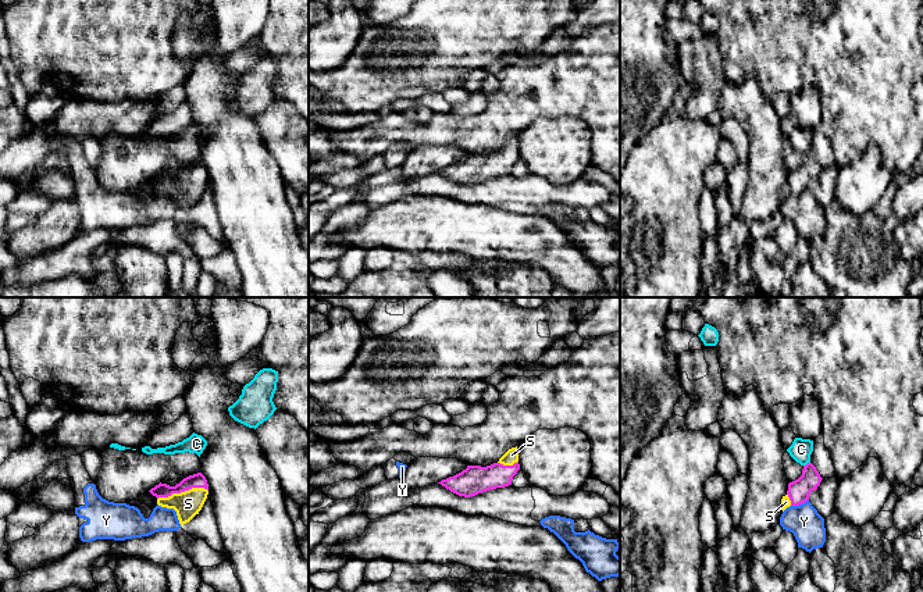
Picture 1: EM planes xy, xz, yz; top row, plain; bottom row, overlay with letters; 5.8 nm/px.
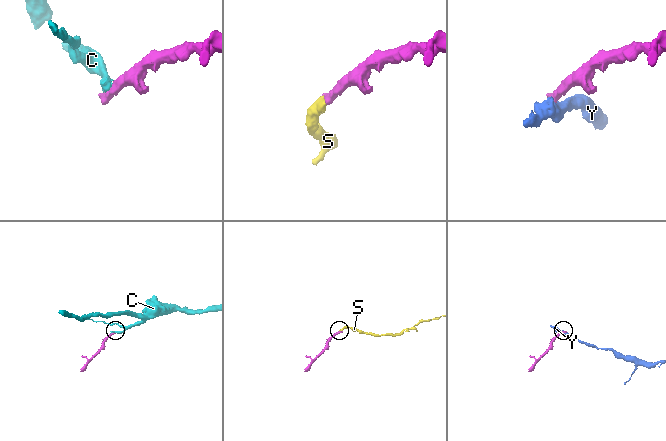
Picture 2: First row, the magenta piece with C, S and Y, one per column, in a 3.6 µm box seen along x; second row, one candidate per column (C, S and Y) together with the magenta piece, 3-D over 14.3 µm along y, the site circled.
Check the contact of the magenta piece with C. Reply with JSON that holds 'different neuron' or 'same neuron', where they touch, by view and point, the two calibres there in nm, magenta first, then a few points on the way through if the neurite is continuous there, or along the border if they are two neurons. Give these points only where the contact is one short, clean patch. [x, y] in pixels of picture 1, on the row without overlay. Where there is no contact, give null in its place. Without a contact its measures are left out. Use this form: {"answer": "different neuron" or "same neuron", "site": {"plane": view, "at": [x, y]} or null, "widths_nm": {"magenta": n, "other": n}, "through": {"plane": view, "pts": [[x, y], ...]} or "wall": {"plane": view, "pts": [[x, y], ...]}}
{"answer": "different neuron", "site": {"plane": "yz", "at": [808, 152]}, "widths_nm": {"magenta": 130, "other": 130}, "wall": {"plane": "yz", "pts": [[809, 150], [804, 154]]}}

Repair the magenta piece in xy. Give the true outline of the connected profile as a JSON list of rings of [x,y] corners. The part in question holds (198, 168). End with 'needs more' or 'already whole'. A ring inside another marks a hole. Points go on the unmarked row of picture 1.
[[[202,161],[183,167],[175,175],[158,172],[149,179],[157,186],[157,193],[177,200],[181,215],[189,211],[202,199],[209,172]]]; needs more

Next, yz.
[[[812,151],[803,154],[802,164],[788,172],[787,183],[781,188],[781,199],[784,200],[790,195],[799,195],[809,189],[810,181],[817,178],[822,168]]]; needs more

